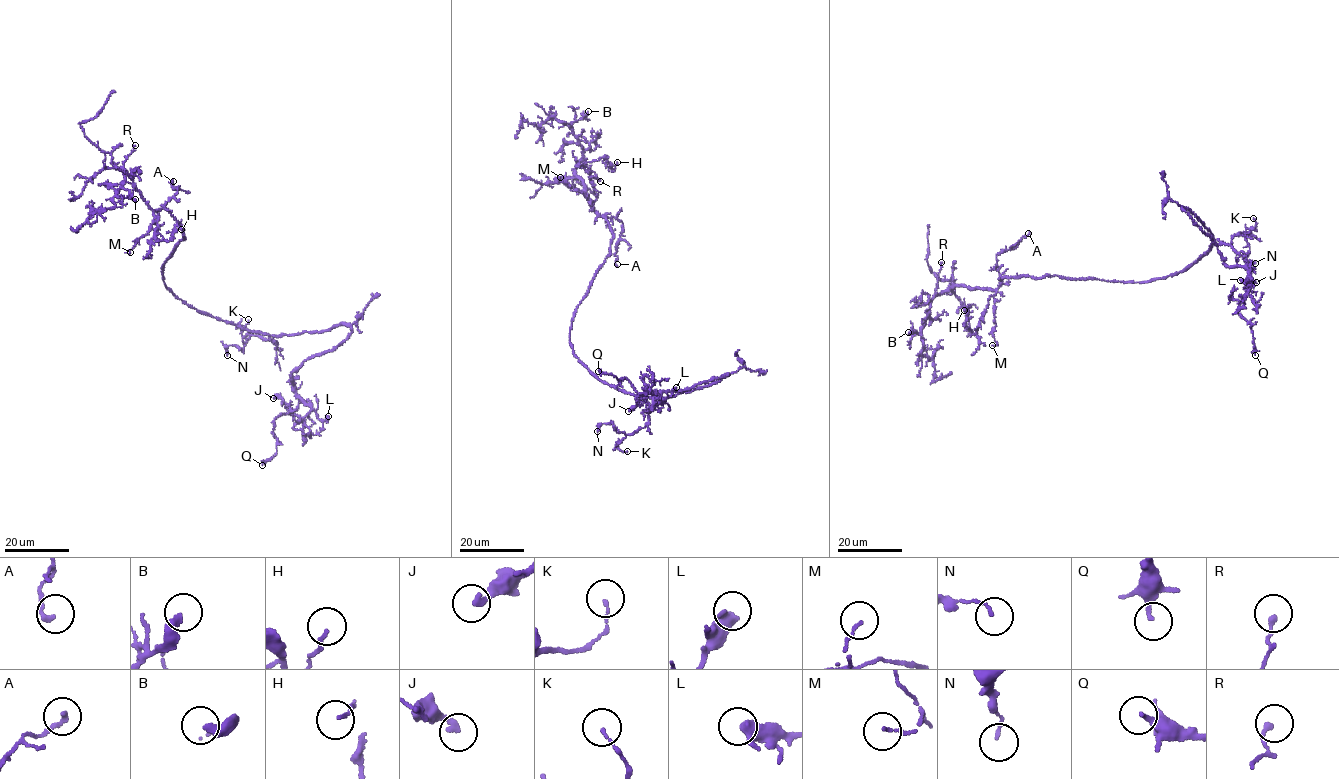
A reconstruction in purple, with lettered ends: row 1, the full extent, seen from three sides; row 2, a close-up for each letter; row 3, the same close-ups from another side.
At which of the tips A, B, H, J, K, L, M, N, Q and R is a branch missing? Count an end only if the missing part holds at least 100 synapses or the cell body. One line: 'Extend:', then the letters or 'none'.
Extend: none

